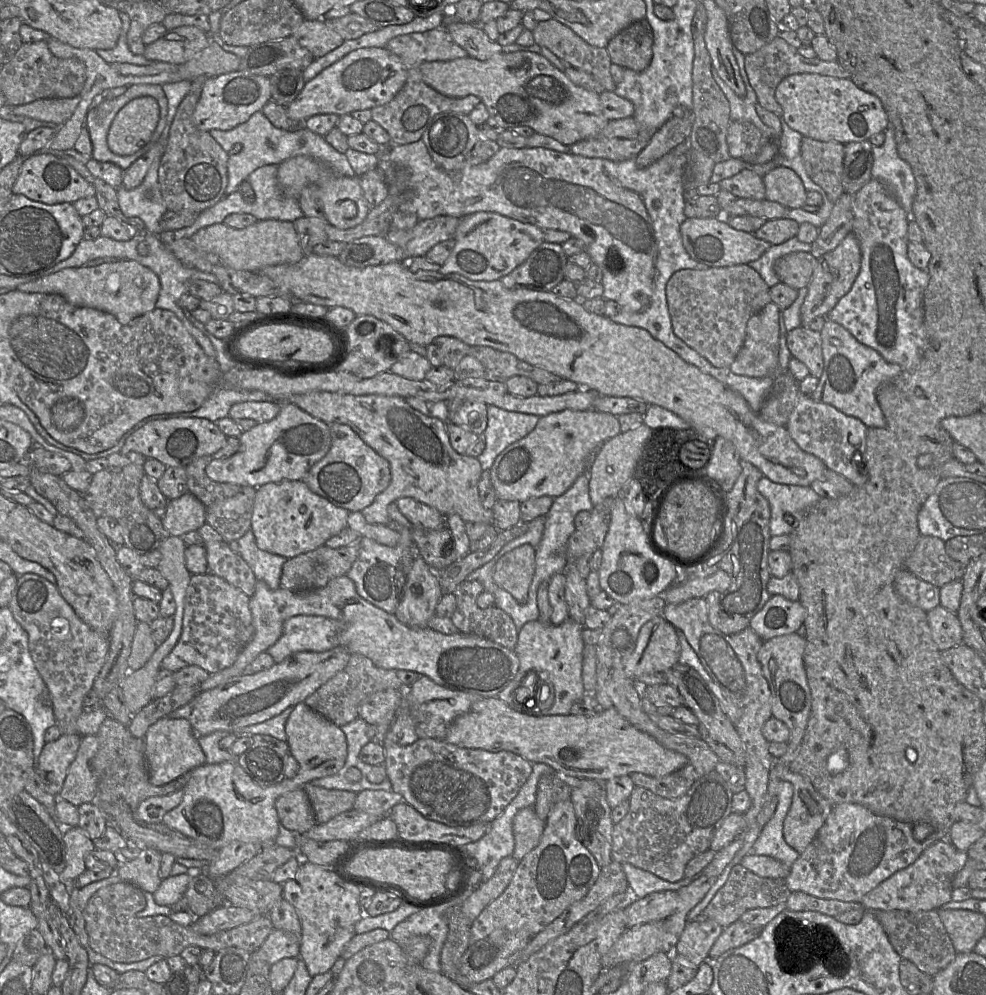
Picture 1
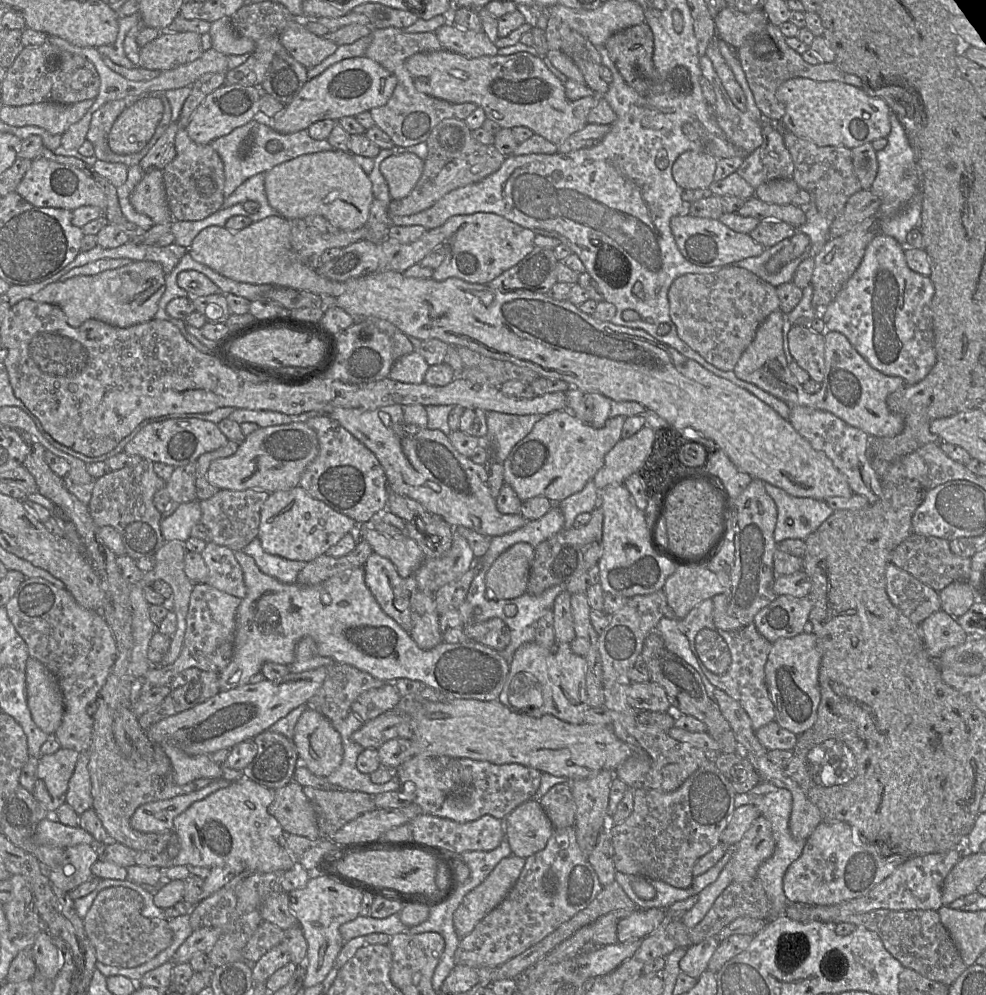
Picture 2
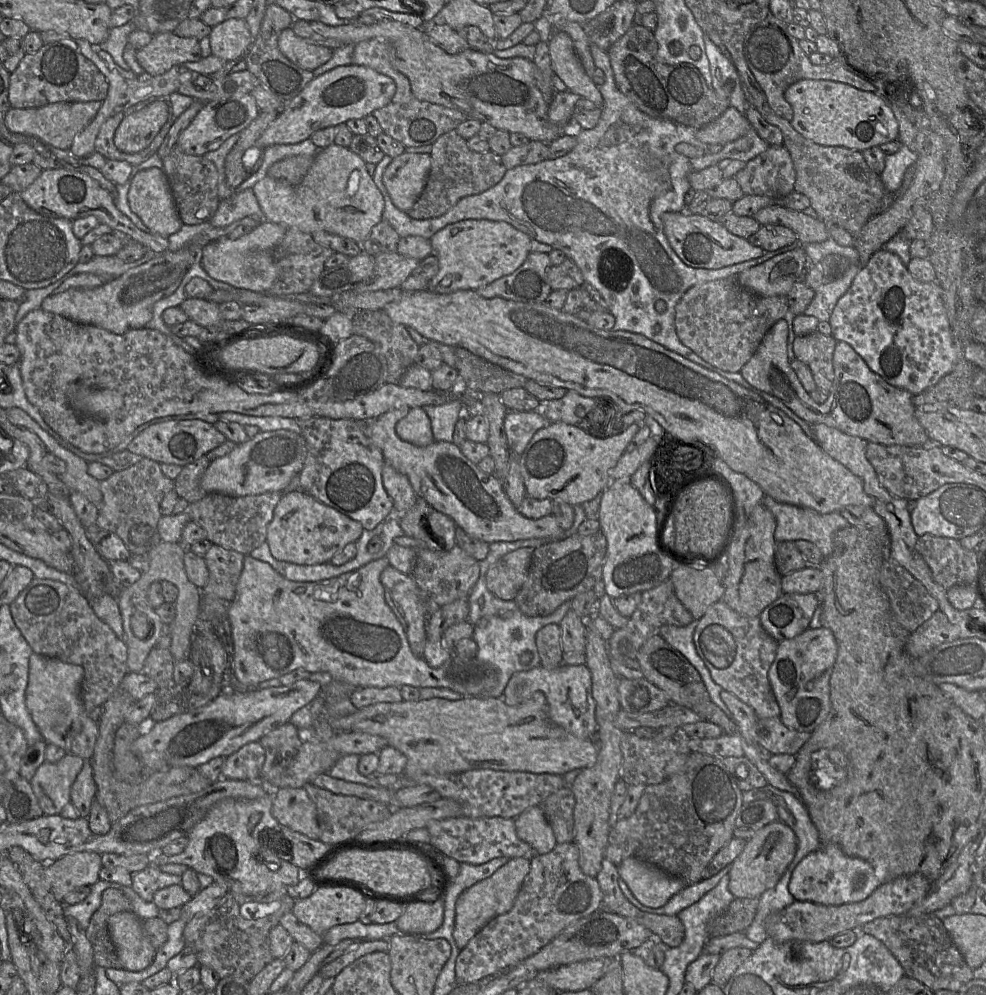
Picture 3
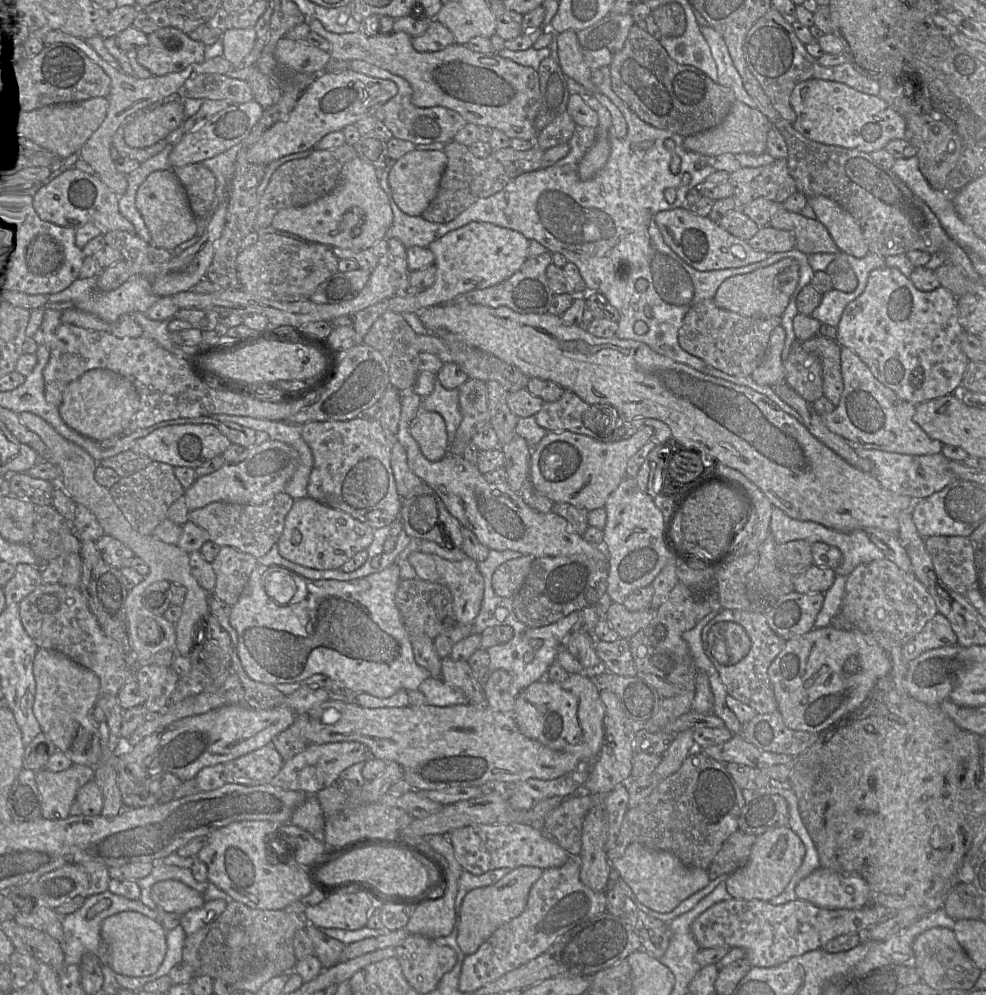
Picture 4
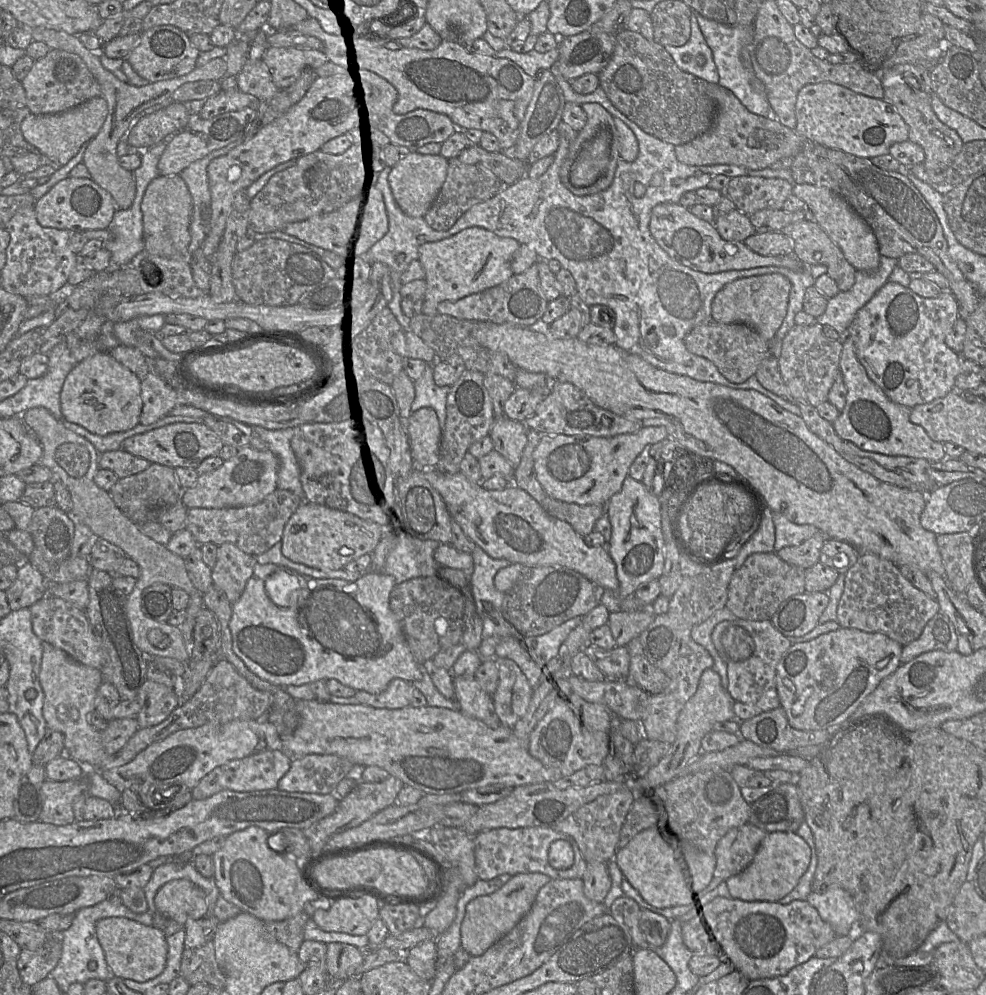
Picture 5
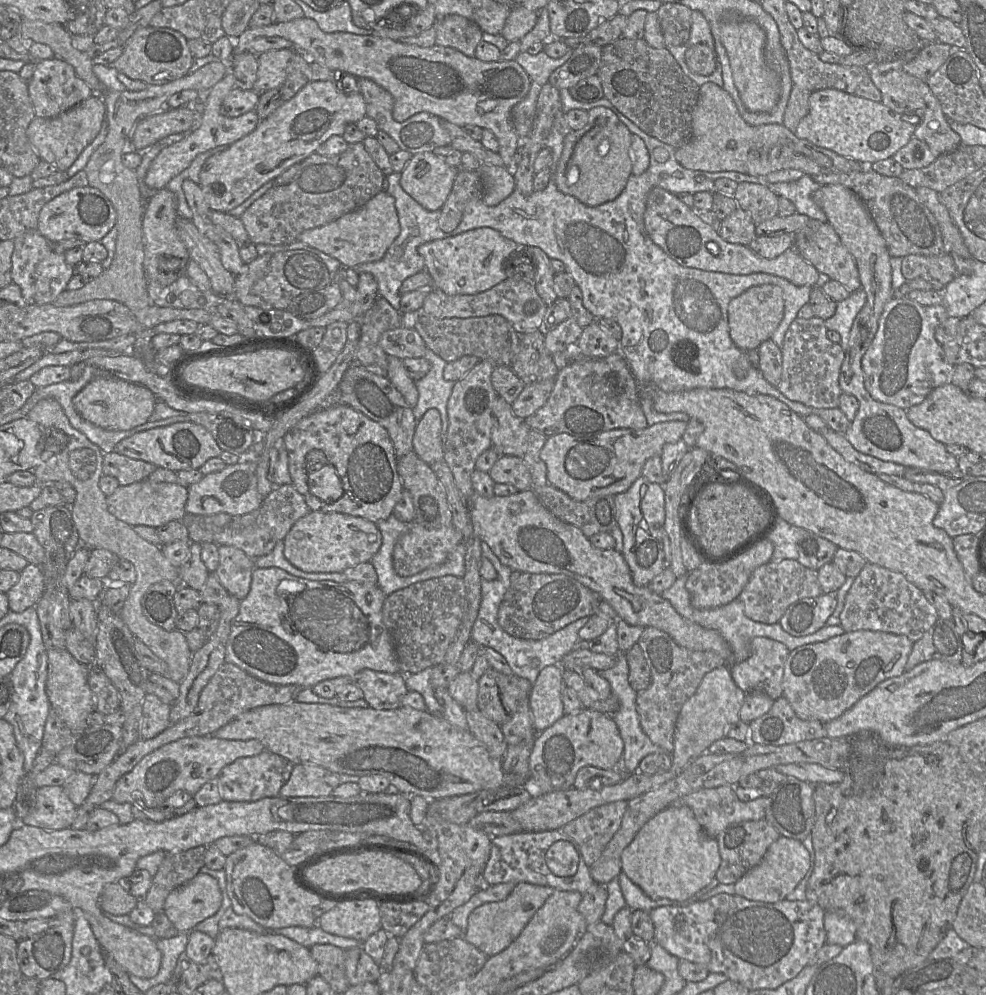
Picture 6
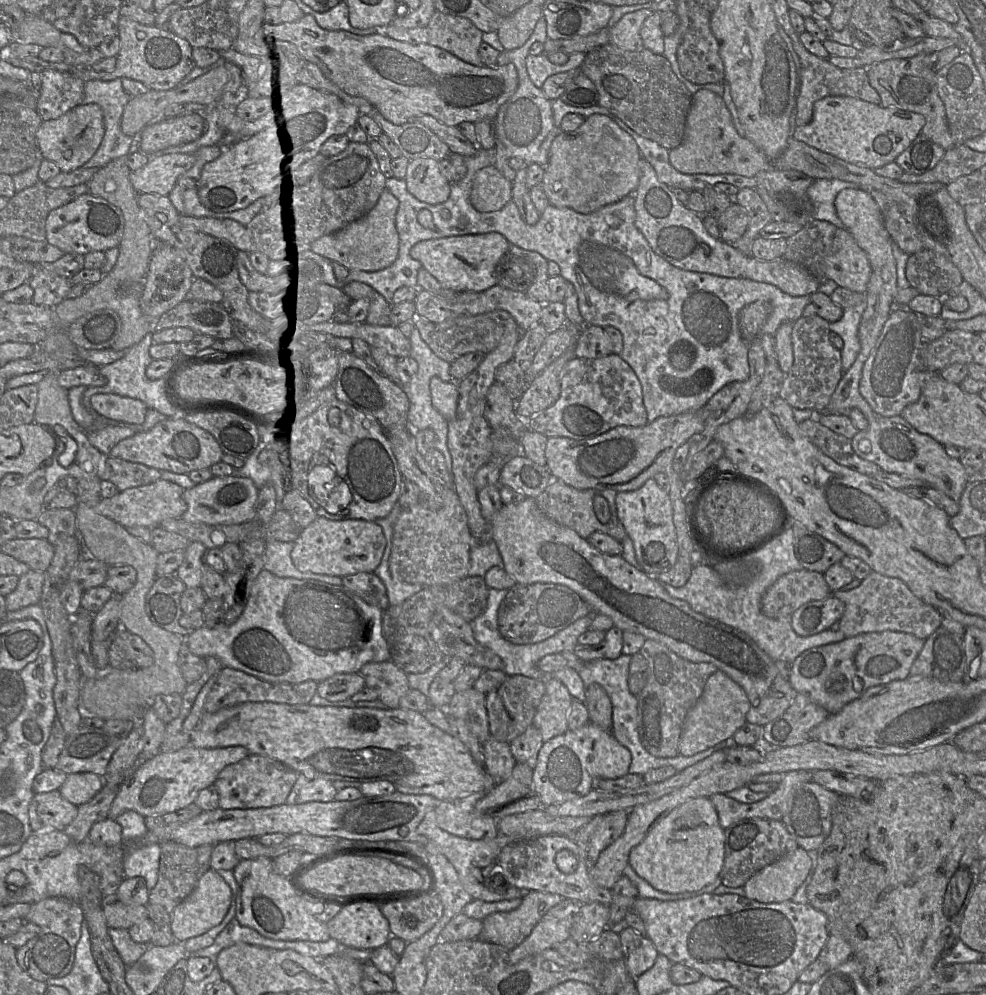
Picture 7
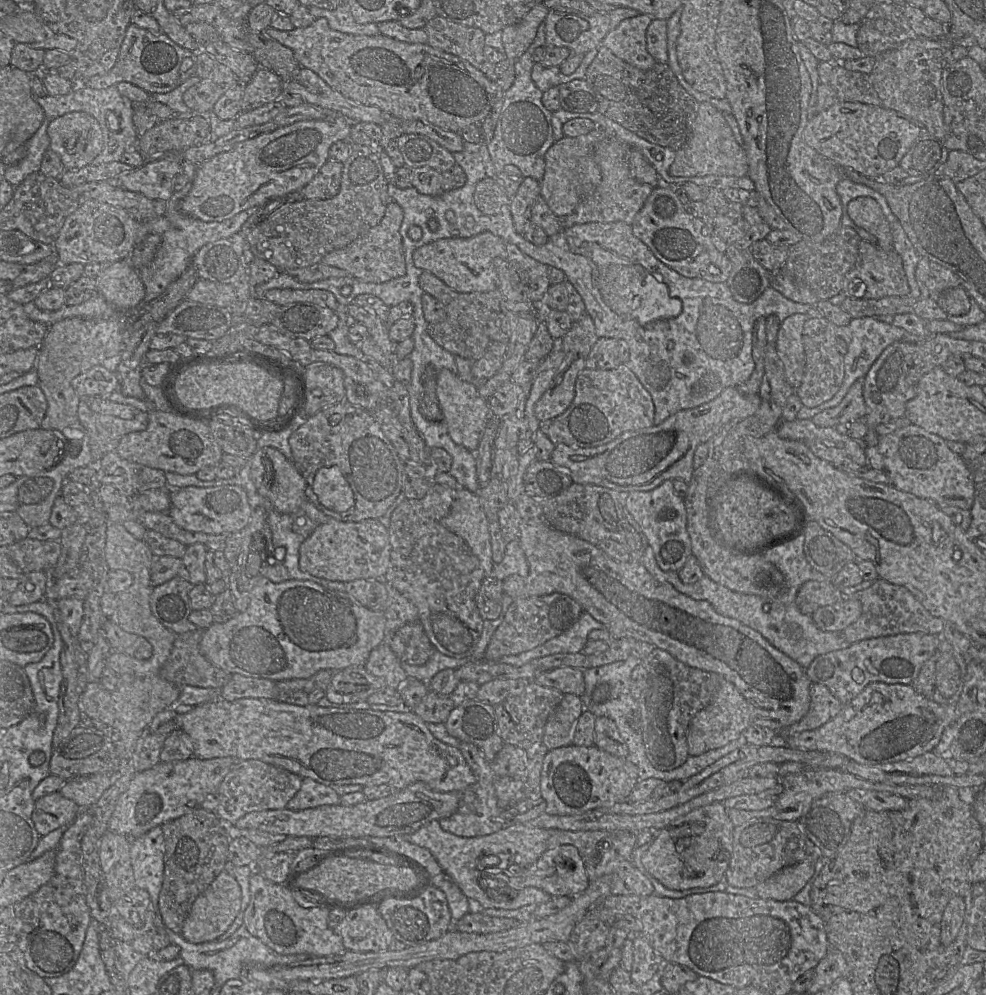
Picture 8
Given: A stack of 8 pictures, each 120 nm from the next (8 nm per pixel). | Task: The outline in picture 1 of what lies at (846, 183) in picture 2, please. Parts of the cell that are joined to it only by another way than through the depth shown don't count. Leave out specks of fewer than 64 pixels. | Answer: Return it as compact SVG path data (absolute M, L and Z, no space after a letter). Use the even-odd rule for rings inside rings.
M803 137L801 157L808 176L825 191L828 199L835 203L844 194L844 144Z

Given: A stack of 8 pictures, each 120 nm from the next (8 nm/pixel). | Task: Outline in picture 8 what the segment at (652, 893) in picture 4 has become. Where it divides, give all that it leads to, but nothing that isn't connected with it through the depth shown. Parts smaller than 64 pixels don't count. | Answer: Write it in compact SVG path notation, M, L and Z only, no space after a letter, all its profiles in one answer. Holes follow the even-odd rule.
M722 802L696 808L658 831L641 863L649 875L671 890L716 885L724 878L730 863L734 828Z

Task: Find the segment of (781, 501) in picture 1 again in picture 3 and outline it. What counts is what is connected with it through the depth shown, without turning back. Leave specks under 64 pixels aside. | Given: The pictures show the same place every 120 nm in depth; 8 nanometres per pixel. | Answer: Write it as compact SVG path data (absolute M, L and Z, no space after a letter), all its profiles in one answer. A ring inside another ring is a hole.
M768 495L762 503L776 519L776 543L806 540L818 547L824 558L833 551L835 533L850 525L839 512L821 514L810 508L777 502Z

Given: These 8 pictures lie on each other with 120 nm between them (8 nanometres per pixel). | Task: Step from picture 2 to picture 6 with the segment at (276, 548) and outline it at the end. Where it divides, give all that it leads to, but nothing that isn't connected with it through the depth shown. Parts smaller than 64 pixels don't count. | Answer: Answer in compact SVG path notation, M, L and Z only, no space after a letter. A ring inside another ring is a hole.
M310 511L301 517L283 539L285 558L298 569L310 573L343 572L363 562L370 562L382 543L382 535L376 523L362 517L338 512Z

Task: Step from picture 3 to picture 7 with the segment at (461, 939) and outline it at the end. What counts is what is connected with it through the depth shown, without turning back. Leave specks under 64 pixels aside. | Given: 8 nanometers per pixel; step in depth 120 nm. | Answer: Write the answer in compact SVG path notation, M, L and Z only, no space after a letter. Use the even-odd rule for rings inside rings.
M528 891L518 908L486 916L477 939L503 946L511 951L532 932L541 918L563 899L558 894Z

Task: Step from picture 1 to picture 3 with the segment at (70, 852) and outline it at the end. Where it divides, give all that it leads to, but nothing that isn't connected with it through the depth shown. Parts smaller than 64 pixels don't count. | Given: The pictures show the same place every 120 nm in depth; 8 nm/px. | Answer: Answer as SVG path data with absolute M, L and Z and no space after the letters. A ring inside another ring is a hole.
M75 852L44 864L44 873L54 897L59 902L81 886L92 886L99 880L101 855L96 852Z

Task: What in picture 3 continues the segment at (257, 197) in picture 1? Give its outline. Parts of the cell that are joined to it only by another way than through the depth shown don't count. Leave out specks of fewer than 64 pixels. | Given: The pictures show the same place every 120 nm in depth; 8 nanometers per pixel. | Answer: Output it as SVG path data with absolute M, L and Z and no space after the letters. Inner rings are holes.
M252 188L236 192L229 198L220 200L209 222L215 227L225 227L244 217L251 217L260 223L267 221Z

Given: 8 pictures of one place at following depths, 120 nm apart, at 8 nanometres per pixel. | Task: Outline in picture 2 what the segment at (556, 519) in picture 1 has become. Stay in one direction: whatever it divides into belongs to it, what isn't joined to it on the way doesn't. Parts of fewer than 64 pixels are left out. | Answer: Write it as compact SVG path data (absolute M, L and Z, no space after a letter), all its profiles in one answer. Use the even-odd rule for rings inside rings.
M593 480L589 481L585 487L562 500L557 505L564 516L564 530L574 528L575 518L581 513L592 513L599 506L599 496L601 491L596 488Z

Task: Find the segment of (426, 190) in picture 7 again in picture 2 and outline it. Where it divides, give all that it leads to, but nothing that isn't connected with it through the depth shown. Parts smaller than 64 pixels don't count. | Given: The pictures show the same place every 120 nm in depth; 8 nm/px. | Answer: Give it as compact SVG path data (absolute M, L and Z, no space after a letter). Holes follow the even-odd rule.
M408 152L390 155L380 163L393 200L403 199L412 191L421 177L423 165L419 156Z

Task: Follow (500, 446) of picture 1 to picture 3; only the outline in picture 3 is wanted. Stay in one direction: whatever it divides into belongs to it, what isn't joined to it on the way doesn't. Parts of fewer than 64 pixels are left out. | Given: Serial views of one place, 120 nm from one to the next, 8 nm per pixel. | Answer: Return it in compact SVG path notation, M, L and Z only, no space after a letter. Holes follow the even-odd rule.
M508 411L504 418L504 429L511 455L519 457L533 435L548 423L540 411Z

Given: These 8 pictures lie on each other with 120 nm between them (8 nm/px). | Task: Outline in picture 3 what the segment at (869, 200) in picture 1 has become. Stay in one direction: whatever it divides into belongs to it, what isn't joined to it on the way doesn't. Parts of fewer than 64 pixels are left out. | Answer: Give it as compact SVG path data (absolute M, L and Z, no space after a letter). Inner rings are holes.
M884 248L863 264L850 288L838 300L829 323L831 335L837 342L851 345L874 373L913 396L935 386L962 358L961 345L953 334L941 286L937 282L916 280L901 259Z

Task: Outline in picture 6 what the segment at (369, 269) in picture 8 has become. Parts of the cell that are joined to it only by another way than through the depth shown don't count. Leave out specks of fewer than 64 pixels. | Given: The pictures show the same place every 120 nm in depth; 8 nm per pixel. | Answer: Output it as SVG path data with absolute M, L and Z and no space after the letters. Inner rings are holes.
M382 190L362 207L328 224L305 230L297 239L337 259L343 267L354 268L363 263L382 259L399 234L400 224L395 199Z

